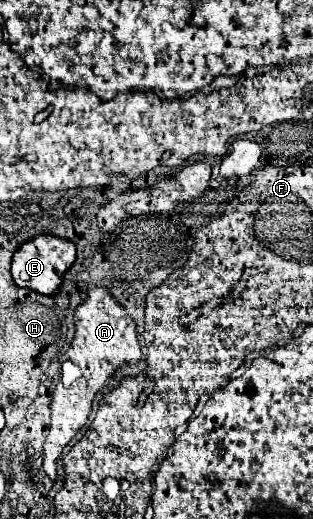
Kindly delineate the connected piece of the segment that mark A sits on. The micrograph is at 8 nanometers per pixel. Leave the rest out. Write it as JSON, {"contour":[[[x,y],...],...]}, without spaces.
{"contour":[[[90,288],[88,300],[78,306],[76,336],[72,348],[62,356],[62,378],[56,386],[52,400],[52,426],[44,444],[44,470],[52,482],[56,482],[56,460],[78,430],[86,424],[96,394],[106,386],[114,372],[128,364],[138,364],[142,358],[140,344],[136,340],[136,324],[126,310],[108,294],[106,288]]]}

